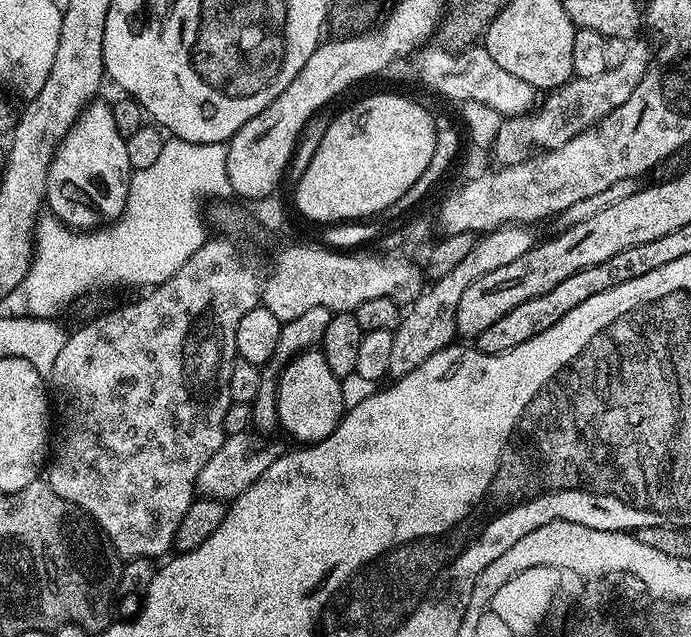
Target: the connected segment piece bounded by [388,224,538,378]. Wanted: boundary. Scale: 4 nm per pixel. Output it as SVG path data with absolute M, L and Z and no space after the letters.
M504 224L493 232L483 233L479 238L473 239L470 254L450 270L442 278L431 281L421 292L417 300L407 305L406 311L401 315L400 324L394 332L394 346L390 357L390 370L388 376L399 378L410 374L430 354L438 354L438 350L449 347L452 339L457 339L456 319L458 318L458 301L462 299L462 293L482 274L490 274L490 270L498 270L498 266L506 266L506 262L514 262L514 258L522 258L526 250L535 248L538 243L538 236L532 233L531 227L523 224Z

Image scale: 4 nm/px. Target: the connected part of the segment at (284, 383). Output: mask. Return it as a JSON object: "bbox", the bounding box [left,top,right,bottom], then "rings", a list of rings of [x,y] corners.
{"bbox":[276,350,346,445],"rings":[[[309,350],[292,357],[278,372],[276,381],[276,418],[301,445],[316,444],[326,439],[339,426],[346,411],[341,377],[326,366],[326,358],[319,350]]]}

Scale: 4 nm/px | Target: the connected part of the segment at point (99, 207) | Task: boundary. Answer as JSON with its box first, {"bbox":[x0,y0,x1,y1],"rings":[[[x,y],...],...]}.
{"bbox":[47,103,134,230],"rings":[[[100,103],[89,104],[76,119],[74,127],[60,141],[60,146],[48,167],[47,211],[73,230],[96,230],[119,220],[128,201],[128,187],[134,169],[130,166],[130,154],[126,154],[126,138],[118,134],[118,126],[114,126],[111,103]]]}

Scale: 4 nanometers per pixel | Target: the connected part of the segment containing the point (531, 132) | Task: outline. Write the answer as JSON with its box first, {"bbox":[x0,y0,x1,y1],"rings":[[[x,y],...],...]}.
{"bbox":[494,38,650,166],"rings":[[[640,38],[631,41],[625,60],[619,66],[607,68],[602,74],[598,74],[598,78],[573,78],[560,88],[549,91],[545,95],[548,97],[545,100],[543,97],[538,106],[520,116],[504,118],[494,145],[494,152],[501,160],[499,163],[504,166],[523,164],[525,160],[533,159],[536,153],[552,152],[587,128],[595,128],[602,118],[606,118],[606,114],[618,110],[618,106],[622,106],[622,102],[626,102],[630,94],[634,94],[634,86],[638,86],[648,69],[650,48],[648,52],[642,41]]]}

